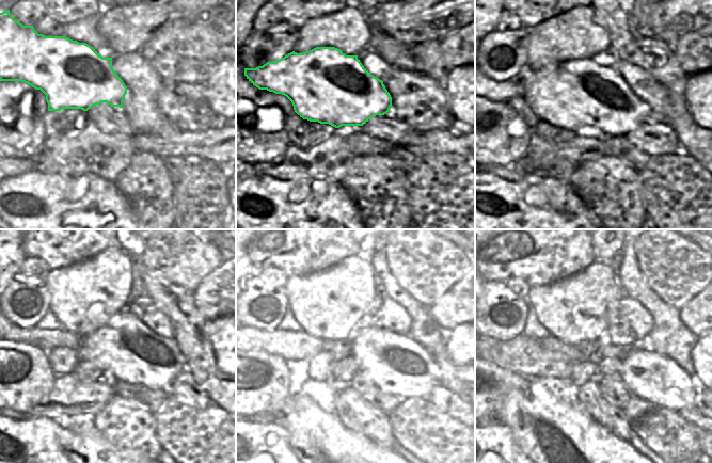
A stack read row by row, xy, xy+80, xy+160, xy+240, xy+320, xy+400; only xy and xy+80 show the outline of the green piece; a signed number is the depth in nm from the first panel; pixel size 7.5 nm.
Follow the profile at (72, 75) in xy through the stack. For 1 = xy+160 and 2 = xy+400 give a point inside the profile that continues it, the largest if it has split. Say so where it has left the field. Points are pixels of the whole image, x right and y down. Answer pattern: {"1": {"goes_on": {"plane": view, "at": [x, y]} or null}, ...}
{"1": {"goes_on": {"plane": "xy+160", "at": [576, 93]}}, "2": {"goes_on": {"plane": "xy+400", "at": [674, 392]}}}

